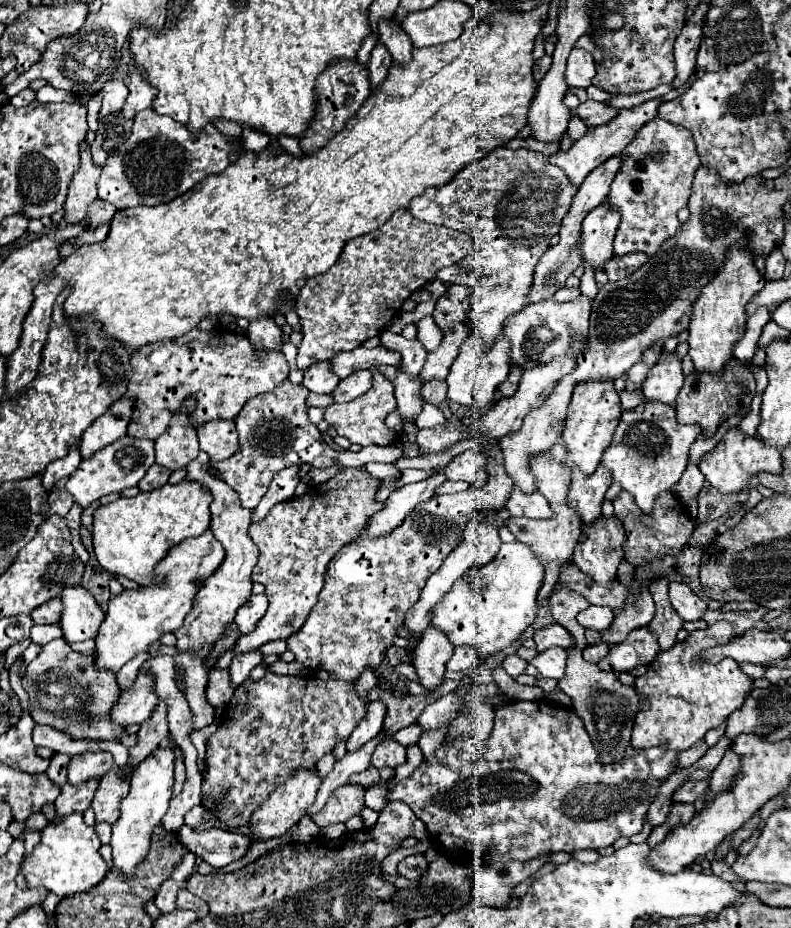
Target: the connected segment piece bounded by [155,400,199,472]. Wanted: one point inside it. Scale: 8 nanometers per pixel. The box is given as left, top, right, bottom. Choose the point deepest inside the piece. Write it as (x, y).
(178, 446)

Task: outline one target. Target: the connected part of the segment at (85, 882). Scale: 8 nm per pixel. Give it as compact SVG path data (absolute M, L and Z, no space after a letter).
M71 814L59 822L49 822L41 830L41 842L31 852L29 860L25 858L21 864L21 872L27 878L27 886L45 886L49 892L57 894L59 898L89 892L95 888L109 872L107 862L99 854L101 842L95 834L93 826L83 822L83 814Z

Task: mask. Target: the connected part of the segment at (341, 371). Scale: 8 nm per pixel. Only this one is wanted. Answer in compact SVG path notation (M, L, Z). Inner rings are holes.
M377 346L377 348L355 348L355 350L349 350L349 352L339 352L335 358L331 358L331 364L333 364L333 372L339 376L339 378L345 378L357 370L363 370L363 368L377 368L381 364L393 364L393 366L399 366L401 364L401 354L393 352L393 350L387 350L385 346Z

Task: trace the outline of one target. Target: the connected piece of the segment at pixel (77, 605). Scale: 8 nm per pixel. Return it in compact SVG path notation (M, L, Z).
M81 586L65 588L61 630L67 642L85 642L97 638L97 630L105 618L95 598Z

